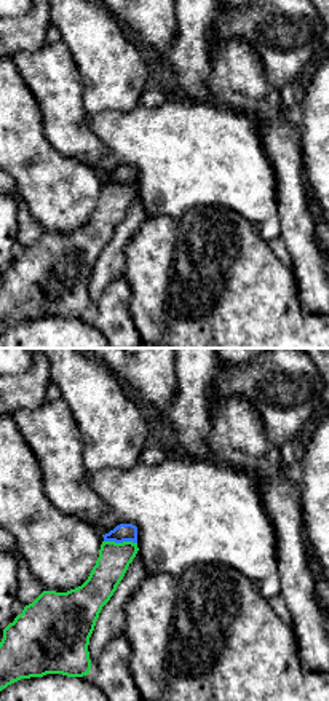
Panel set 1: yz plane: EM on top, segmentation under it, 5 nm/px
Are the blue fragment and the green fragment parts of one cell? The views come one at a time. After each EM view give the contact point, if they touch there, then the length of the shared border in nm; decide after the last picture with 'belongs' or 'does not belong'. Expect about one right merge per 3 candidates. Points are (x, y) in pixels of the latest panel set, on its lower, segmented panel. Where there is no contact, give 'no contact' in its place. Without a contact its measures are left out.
contact (120, 542); length 170 nm

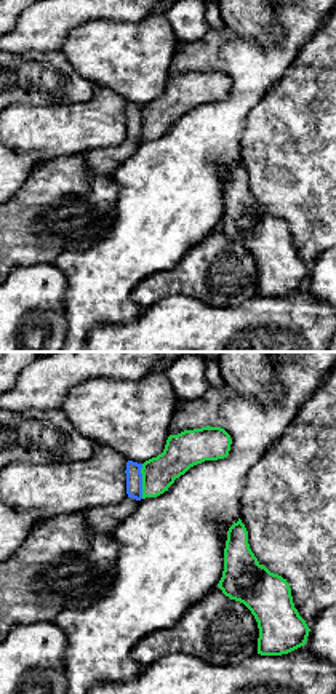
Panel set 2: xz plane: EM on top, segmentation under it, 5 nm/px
contact (141, 482); length 180 nm

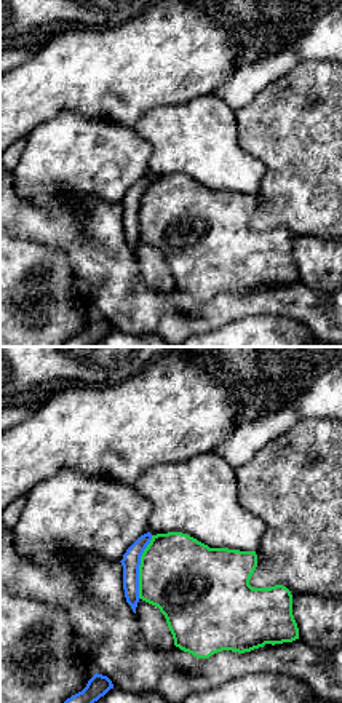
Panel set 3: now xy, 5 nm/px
contact (138, 567); length 320 nm

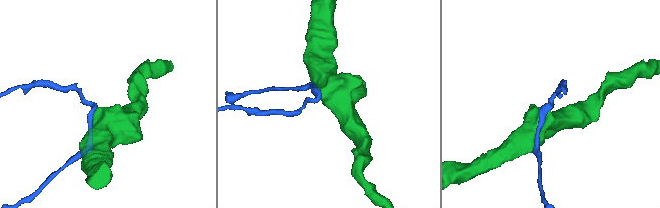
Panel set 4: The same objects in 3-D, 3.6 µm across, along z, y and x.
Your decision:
does not belong

